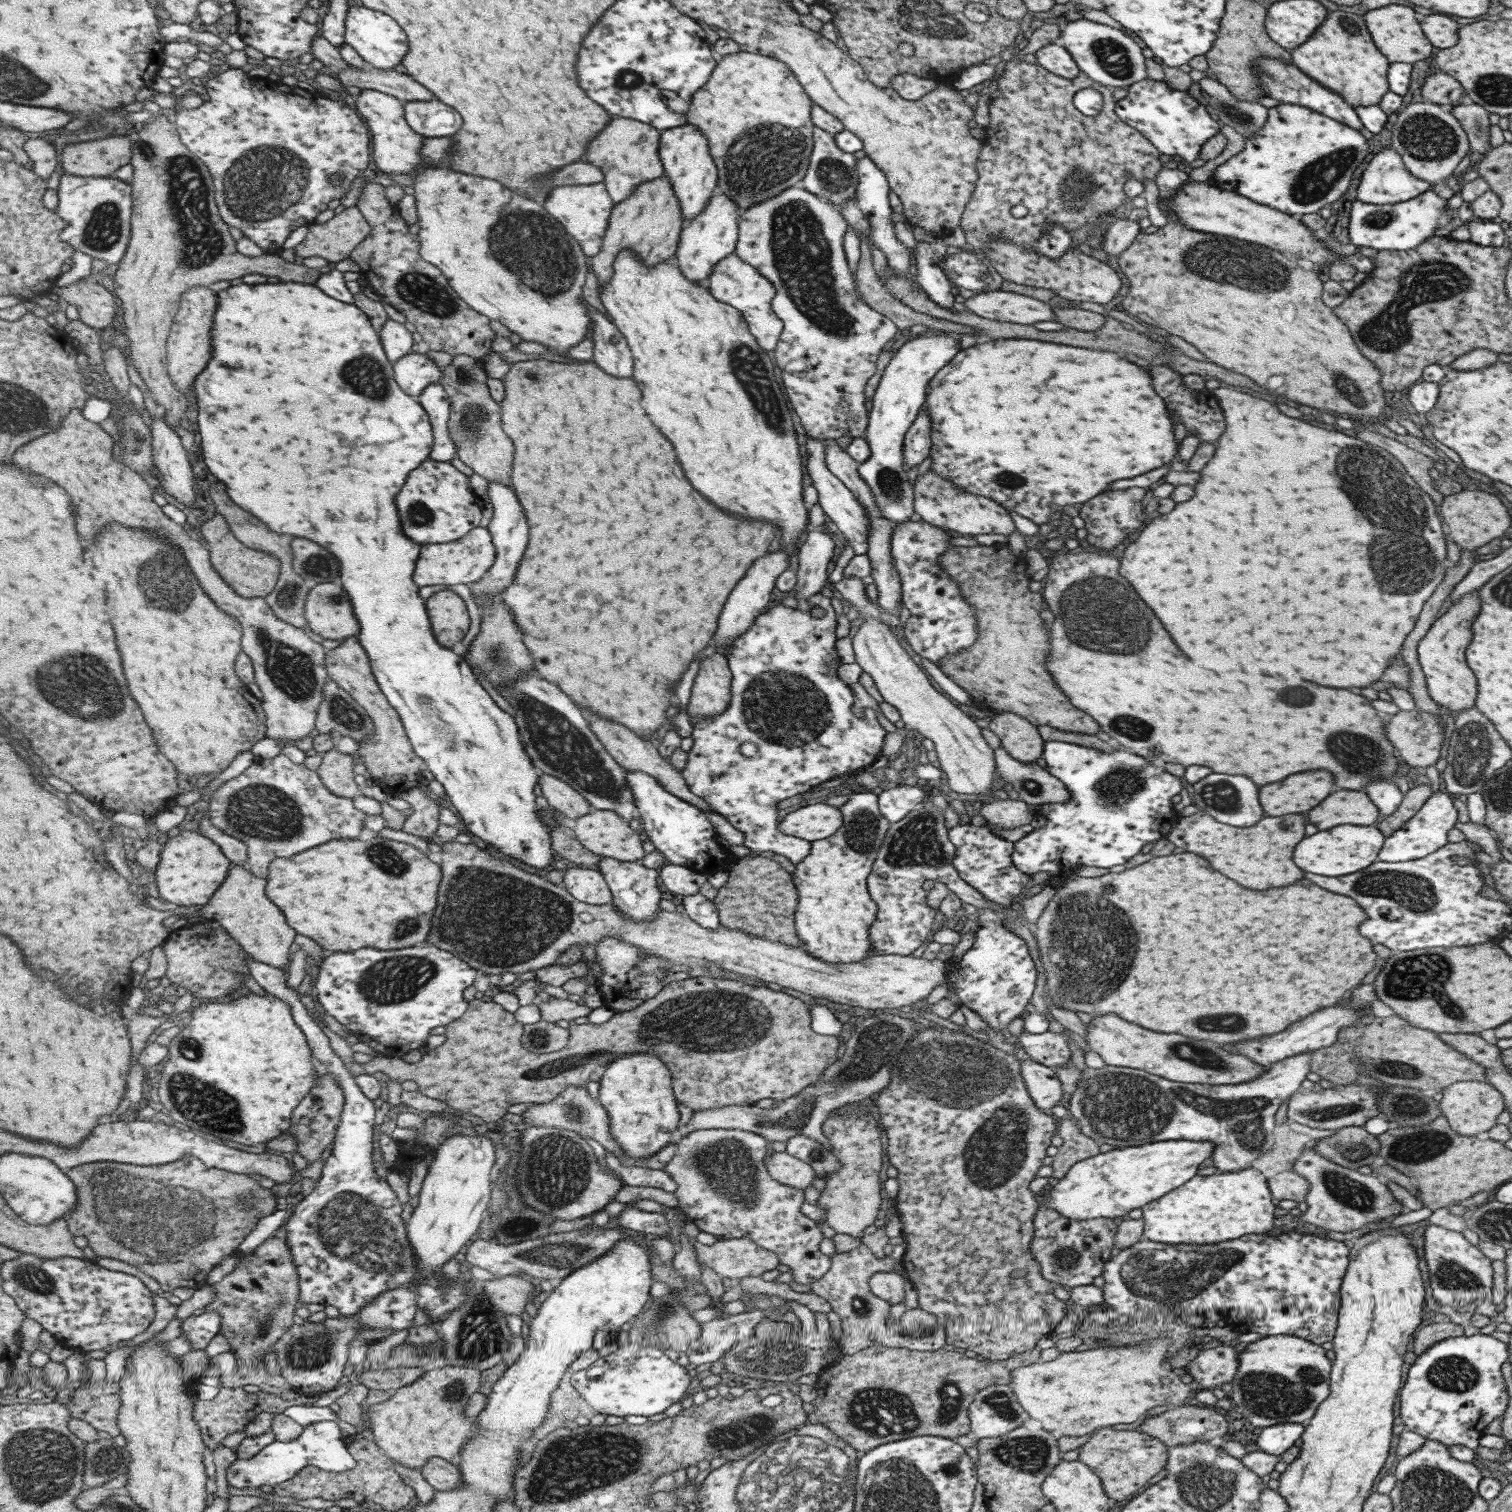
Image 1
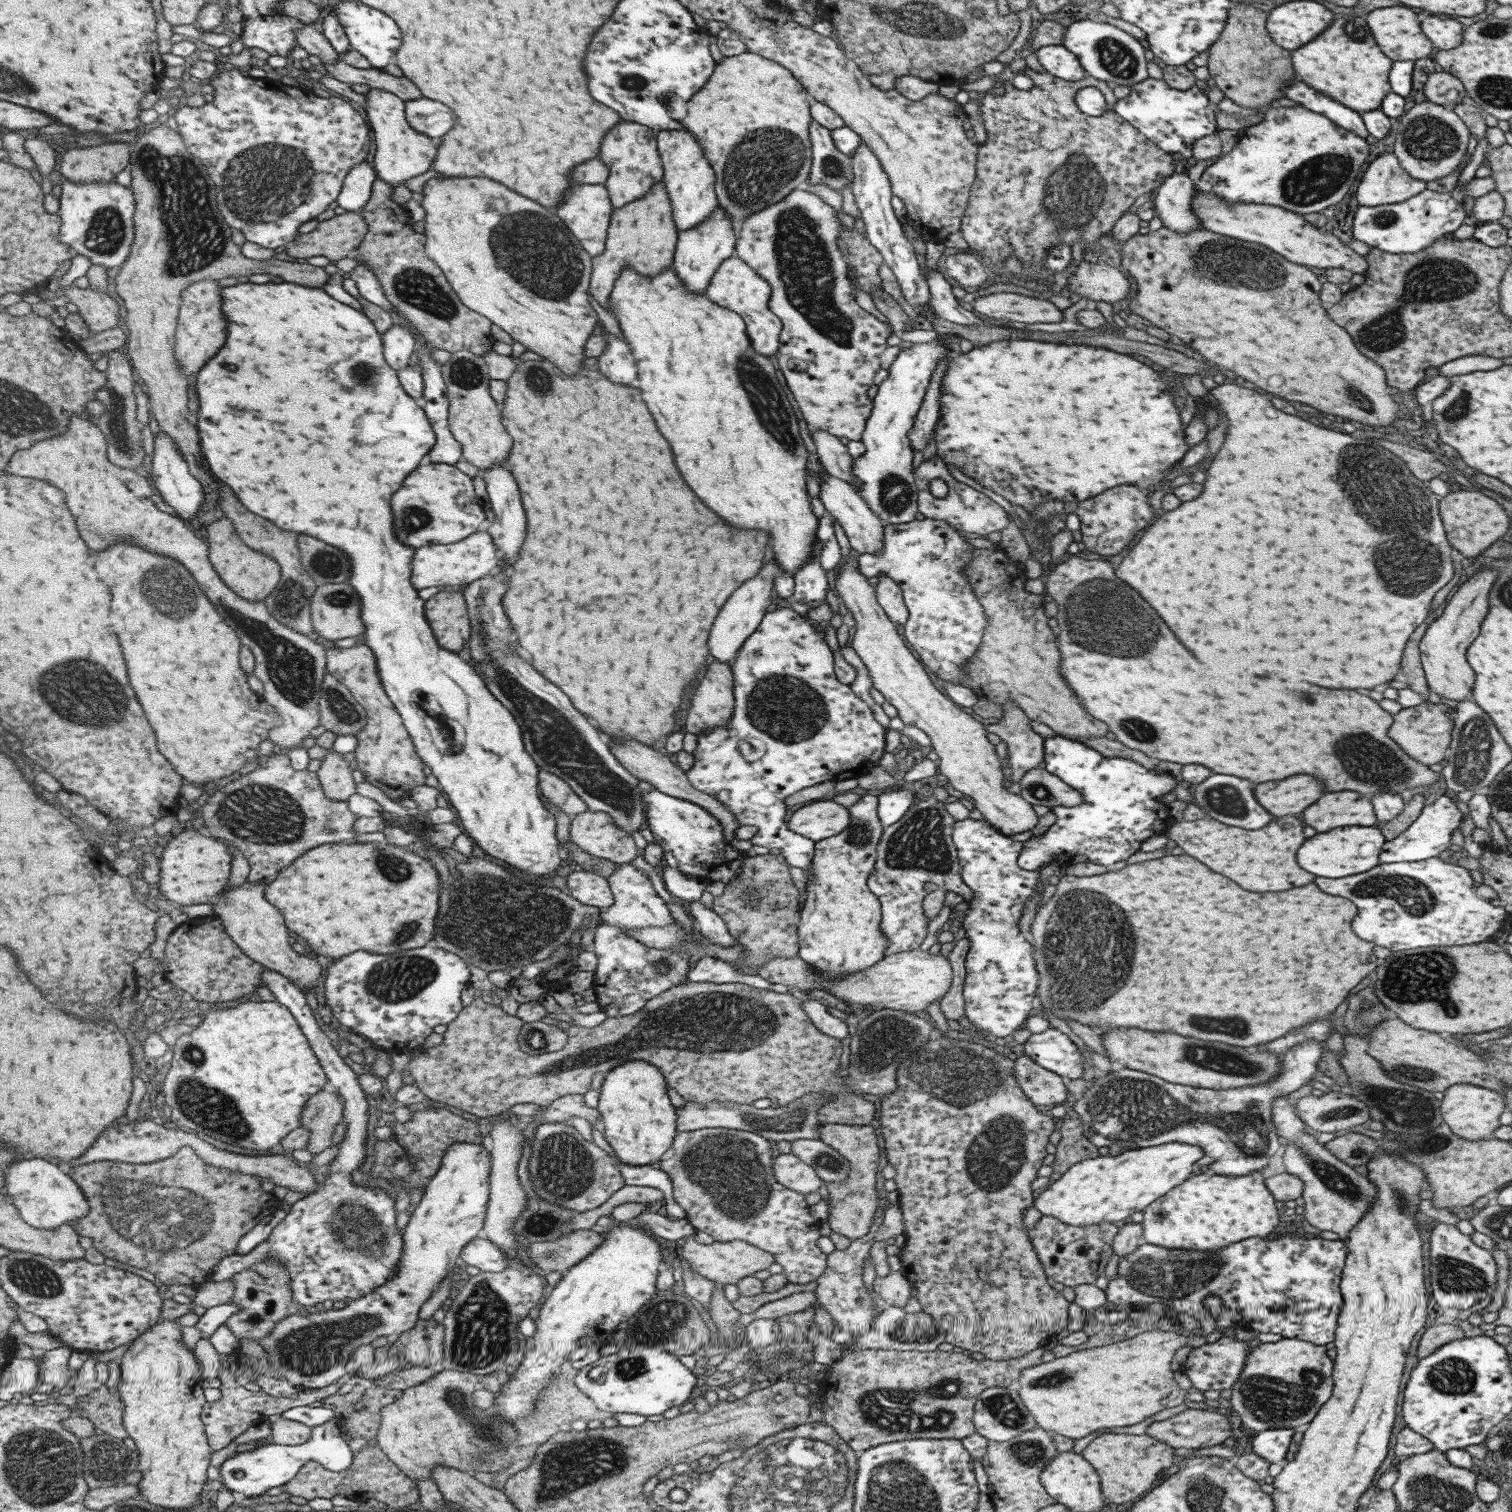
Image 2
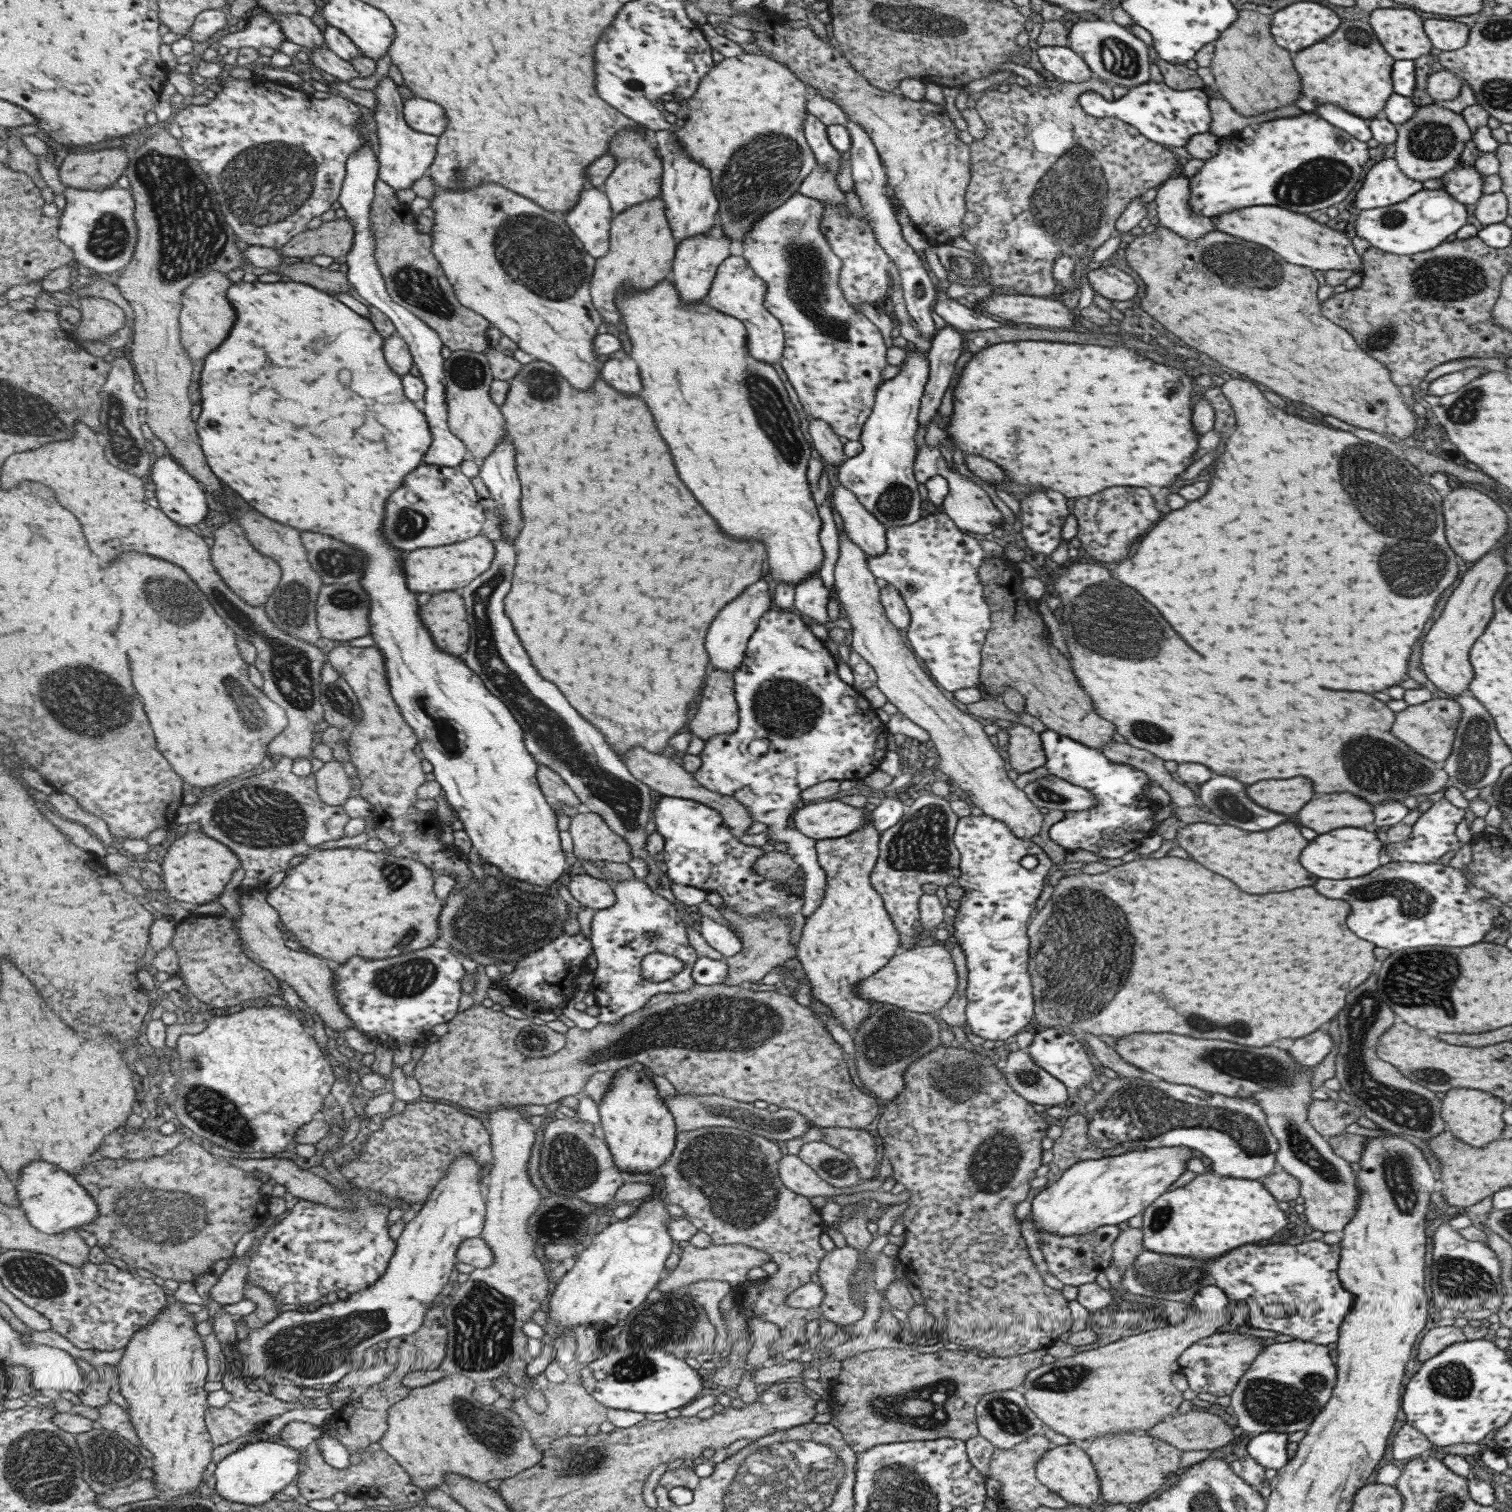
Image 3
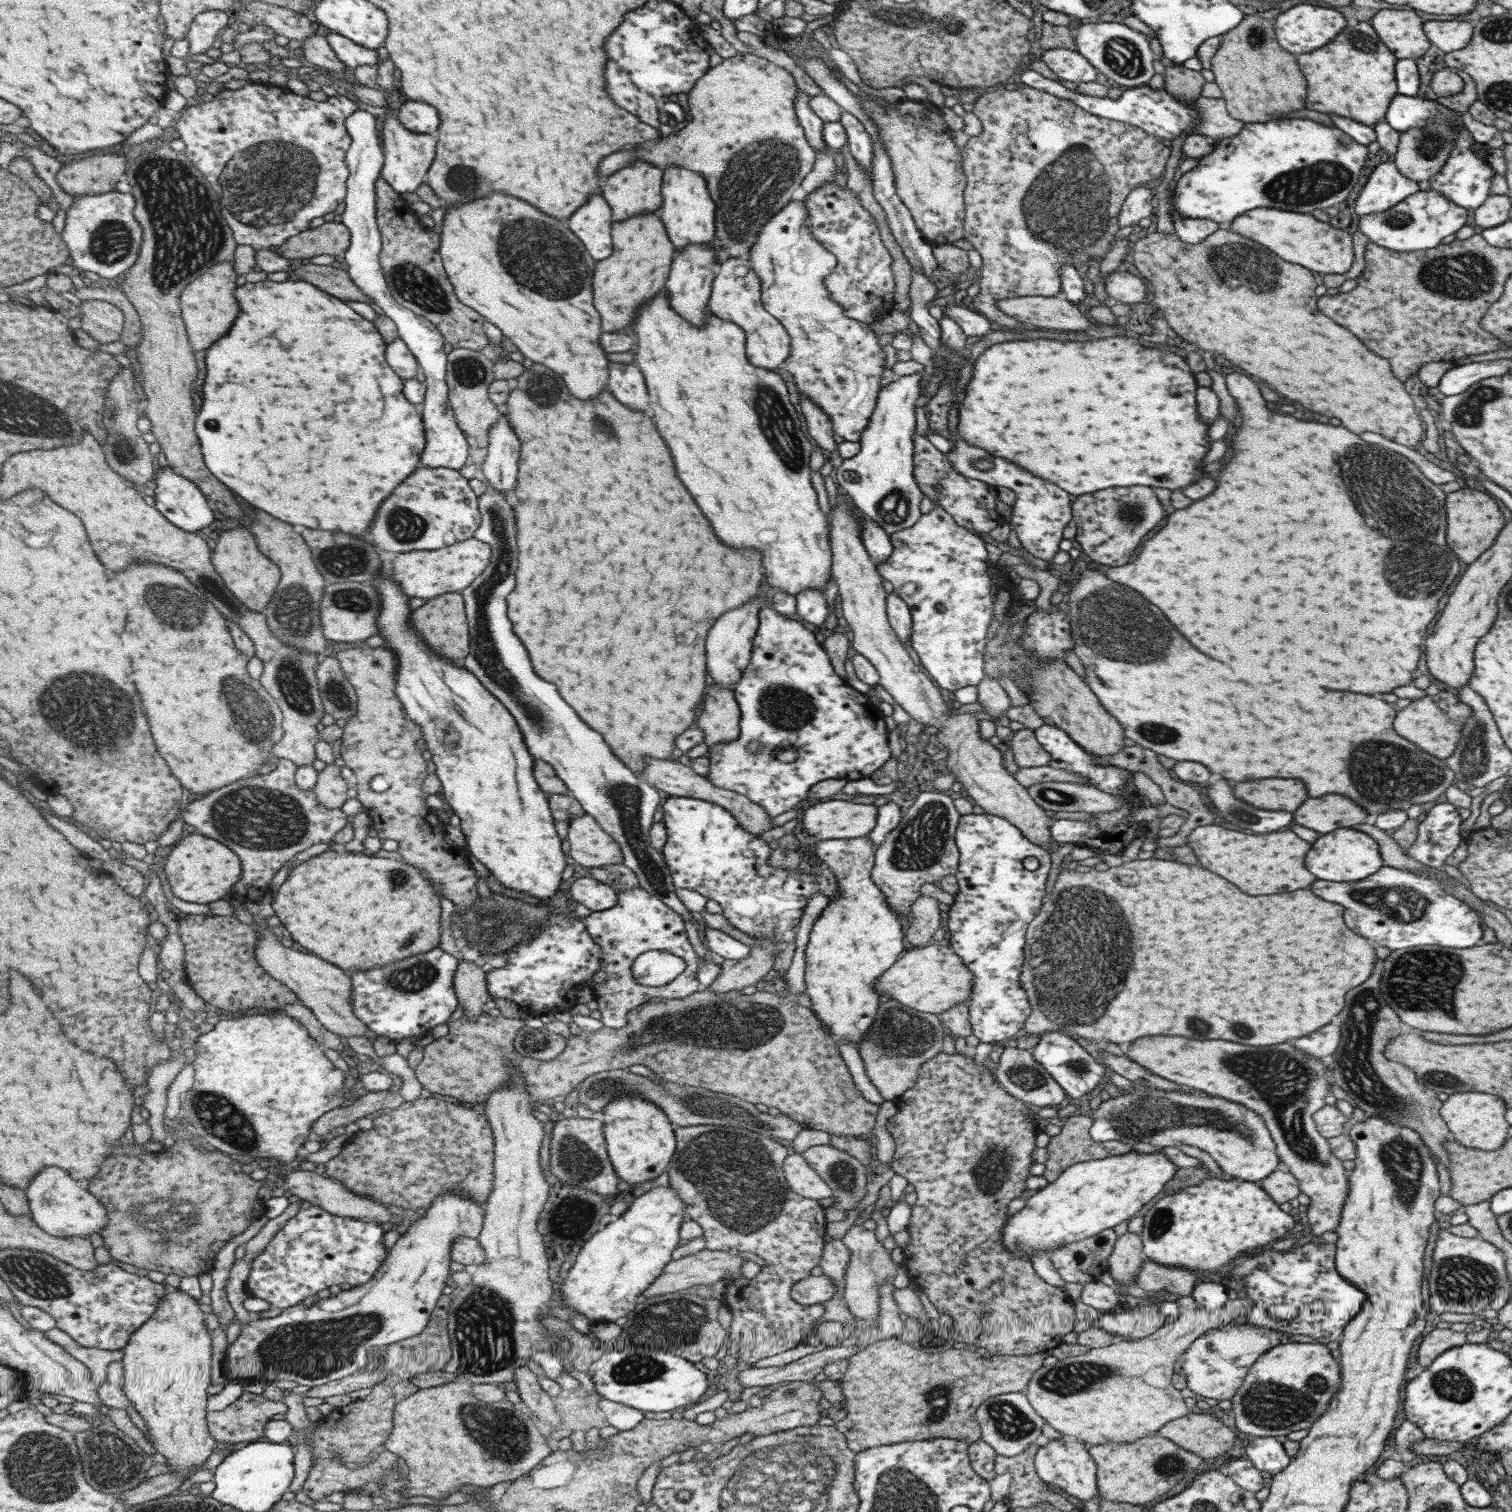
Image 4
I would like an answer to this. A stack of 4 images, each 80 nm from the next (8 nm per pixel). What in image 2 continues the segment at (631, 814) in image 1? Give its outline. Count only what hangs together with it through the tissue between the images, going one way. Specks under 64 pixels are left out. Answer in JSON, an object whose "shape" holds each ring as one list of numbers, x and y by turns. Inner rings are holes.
{"shape":[[505,572,493,578,486,575,467,585,463,591,473,628,469,642,471,656,486,675,490,692,510,709,522,727,526,750,538,766,563,777,569,788,583,799,587,810,609,814,619,830,631,834,631,830,645,824,638,780,611,753,609,743,603,736,599,736,599,732,571,706,567,694,561,688,555,688,553,682,543,678,529,662,515,656,513,650,505,646,511,636,511,626,501,602,509,588,505,582],[547,696,553,696,553,704]]}

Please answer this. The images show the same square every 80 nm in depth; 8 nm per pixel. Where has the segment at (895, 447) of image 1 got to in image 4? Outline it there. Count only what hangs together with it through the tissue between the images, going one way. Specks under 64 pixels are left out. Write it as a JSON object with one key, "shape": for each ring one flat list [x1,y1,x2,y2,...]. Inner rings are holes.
{"shape":[[923,370,908,375,901,375,897,380,883,385,877,393,875,406,865,428,861,431,858,443,860,449,851,458,837,460,835,463,835,482,838,489,847,494,850,501,863,514,869,516,877,526,888,535,899,529,909,528,920,517,919,501,922,492,912,476,912,454,915,429,915,407,920,402,920,380]]}

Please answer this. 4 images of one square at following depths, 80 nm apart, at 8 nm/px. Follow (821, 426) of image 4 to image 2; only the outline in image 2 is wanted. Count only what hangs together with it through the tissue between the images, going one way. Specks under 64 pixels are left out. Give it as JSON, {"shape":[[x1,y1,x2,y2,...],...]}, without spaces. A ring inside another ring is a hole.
{"shape":[[814,430,810,433,815,450,824,471,830,476,845,481,847,484,856,484,851,467,853,458,847,454,847,447,835,436,824,430]]}

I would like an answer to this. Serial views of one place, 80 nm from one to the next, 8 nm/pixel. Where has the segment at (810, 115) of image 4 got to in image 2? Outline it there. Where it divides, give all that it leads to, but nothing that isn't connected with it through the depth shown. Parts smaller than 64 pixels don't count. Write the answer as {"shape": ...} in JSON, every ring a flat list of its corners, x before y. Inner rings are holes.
{"shape":[[811,121,808,126,811,164,807,181,826,184,831,190,842,193,852,182,851,156,839,152,833,144,830,130]]}

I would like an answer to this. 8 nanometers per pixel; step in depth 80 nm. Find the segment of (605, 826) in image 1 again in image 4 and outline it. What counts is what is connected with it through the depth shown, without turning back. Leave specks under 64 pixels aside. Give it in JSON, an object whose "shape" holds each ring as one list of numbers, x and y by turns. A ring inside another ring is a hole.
{"shape":[[584,814,571,820,566,838,570,858,581,866,597,868,623,862,619,844,591,816]]}

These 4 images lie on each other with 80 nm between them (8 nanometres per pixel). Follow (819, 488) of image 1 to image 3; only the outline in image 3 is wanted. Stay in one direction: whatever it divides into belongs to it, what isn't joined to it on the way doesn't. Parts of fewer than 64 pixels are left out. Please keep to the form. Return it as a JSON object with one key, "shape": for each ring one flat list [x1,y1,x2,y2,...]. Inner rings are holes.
{"shape":[[832,486,830,492,830,504,829,502,826,502,826,504,830,505,830,508,833,508,841,517,842,527,844,528,844,532,846,532,846,537,853,544,856,544,867,556,879,556,880,554,883,554,886,549,886,526,883,526,883,524,881,524,870,512,867,512,865,507,855,498,855,495,851,491,848,491,844,486]]}

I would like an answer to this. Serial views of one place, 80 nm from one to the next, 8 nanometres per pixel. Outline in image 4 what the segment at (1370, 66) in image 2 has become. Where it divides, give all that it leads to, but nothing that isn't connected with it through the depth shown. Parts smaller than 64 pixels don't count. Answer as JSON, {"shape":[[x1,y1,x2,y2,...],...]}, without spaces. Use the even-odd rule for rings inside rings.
{"shape":[[1367,22,1345,26,1329,44,1292,59,1306,80,1304,108,1307,110,1350,118,1371,127,1383,120,1391,97,1397,94,1394,79,1396,58]]}

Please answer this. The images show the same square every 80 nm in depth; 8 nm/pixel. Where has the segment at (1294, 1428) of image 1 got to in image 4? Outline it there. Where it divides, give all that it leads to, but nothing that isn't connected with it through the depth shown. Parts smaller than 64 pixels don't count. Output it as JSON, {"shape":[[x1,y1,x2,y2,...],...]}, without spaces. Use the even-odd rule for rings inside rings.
{"shape":[[1254,1437,1245,1448,1245,1456,1260,1471,1277,1474,1288,1464,1290,1457,1281,1446,1282,1438]]}

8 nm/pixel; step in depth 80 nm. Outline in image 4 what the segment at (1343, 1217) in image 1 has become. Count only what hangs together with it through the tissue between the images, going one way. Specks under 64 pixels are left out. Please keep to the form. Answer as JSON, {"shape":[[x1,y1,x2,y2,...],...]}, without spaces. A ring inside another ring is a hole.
{"shape":[[1143,1036,1139,1040,1133,1040,1129,1048,1122,1050,1125,1050,1124,1054,1129,1060,1165,1080,1242,1104,1262,1116,1275,1143,1278,1161,1287,1166,1290,1174,1297,1180,1300,1194,1309,1199,1306,1216,1311,1234,1320,1236,1324,1232,1335,1231,1343,1200,1347,1197,1347,1173,1341,1161,1331,1154,1327,1139,1316,1131,1312,1121,1312,1114,1325,1105,1323,1097,1330,1093,1329,1085,1332,1082,1330,1073,1326,1072,1326,1059,1311,1058,1287,1043,1275,1044,1269,1048,1251,1048,1227,1040,1187,1040,1179,1036]]}

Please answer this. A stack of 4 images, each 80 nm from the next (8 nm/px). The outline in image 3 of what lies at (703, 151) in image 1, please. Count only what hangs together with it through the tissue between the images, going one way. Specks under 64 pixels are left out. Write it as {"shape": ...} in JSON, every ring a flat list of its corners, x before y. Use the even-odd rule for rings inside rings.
{"shape":[[655,131,658,156,662,163,660,178,660,197,663,202,663,214,669,224,671,236,676,242,705,234,713,228,713,216,719,204,714,195,709,171,696,163,674,137,674,131]]}

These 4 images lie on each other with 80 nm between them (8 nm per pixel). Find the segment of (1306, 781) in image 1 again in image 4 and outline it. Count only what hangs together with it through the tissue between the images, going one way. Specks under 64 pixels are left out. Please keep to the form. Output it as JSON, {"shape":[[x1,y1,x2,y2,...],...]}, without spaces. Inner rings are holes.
{"shape":[[1253,780,1253,782,1237,782,1233,786,1235,796,1253,804,1255,808,1265,810,1285,810,1293,812,1307,798,1305,784,1301,780]]}

